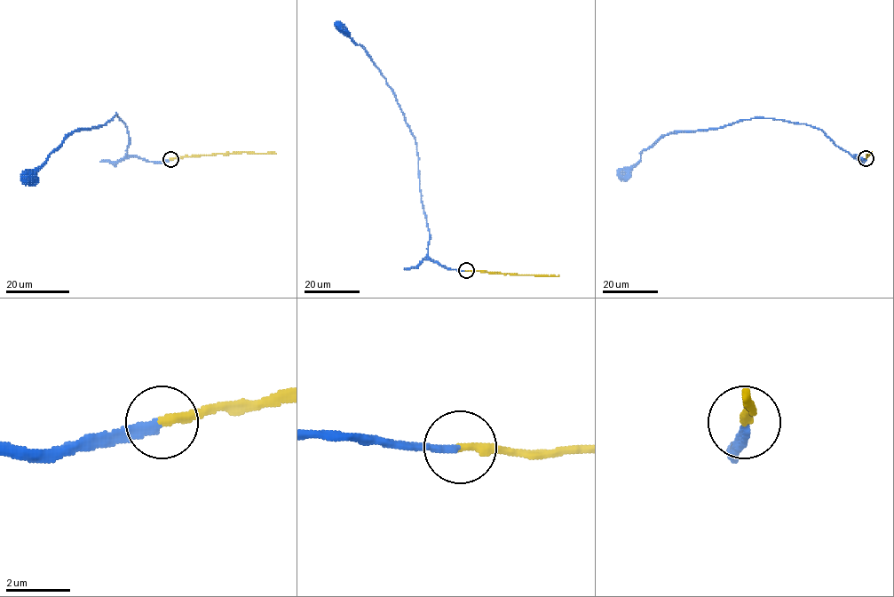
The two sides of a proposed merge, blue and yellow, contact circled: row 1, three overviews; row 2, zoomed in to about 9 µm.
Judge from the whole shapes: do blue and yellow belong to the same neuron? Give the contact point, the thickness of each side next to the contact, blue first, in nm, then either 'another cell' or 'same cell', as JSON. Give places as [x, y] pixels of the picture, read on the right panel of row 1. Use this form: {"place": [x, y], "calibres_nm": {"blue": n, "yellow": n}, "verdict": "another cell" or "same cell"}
{"place": [866, 158], "calibres_nm": {"blue": 260, "yellow": 280}, "verdict": "same cell"}

